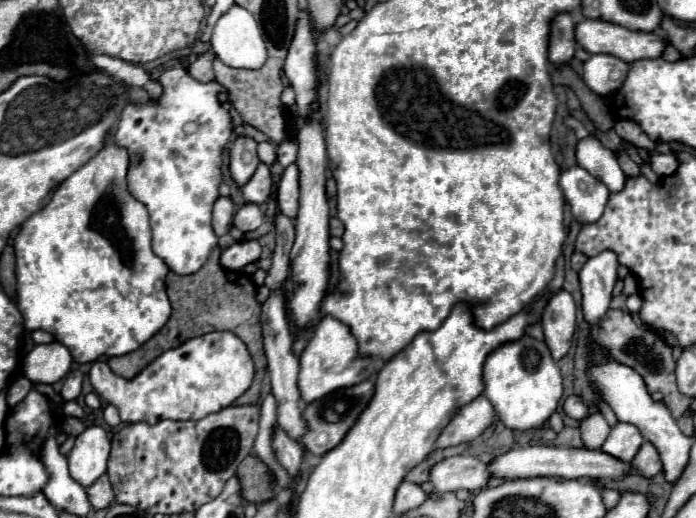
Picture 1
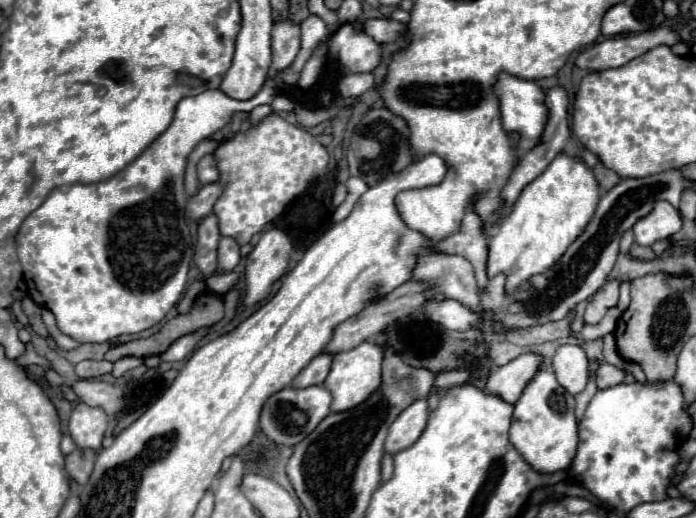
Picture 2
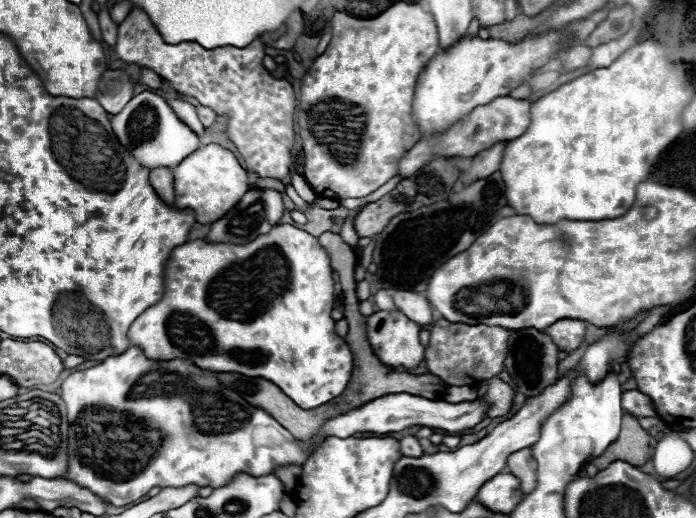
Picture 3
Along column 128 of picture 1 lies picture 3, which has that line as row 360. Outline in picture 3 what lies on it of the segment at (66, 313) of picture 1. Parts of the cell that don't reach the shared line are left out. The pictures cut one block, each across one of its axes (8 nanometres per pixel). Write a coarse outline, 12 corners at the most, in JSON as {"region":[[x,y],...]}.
{"region":[[278,224],[172,250],[128,340],[340,396],[330,254]]}

